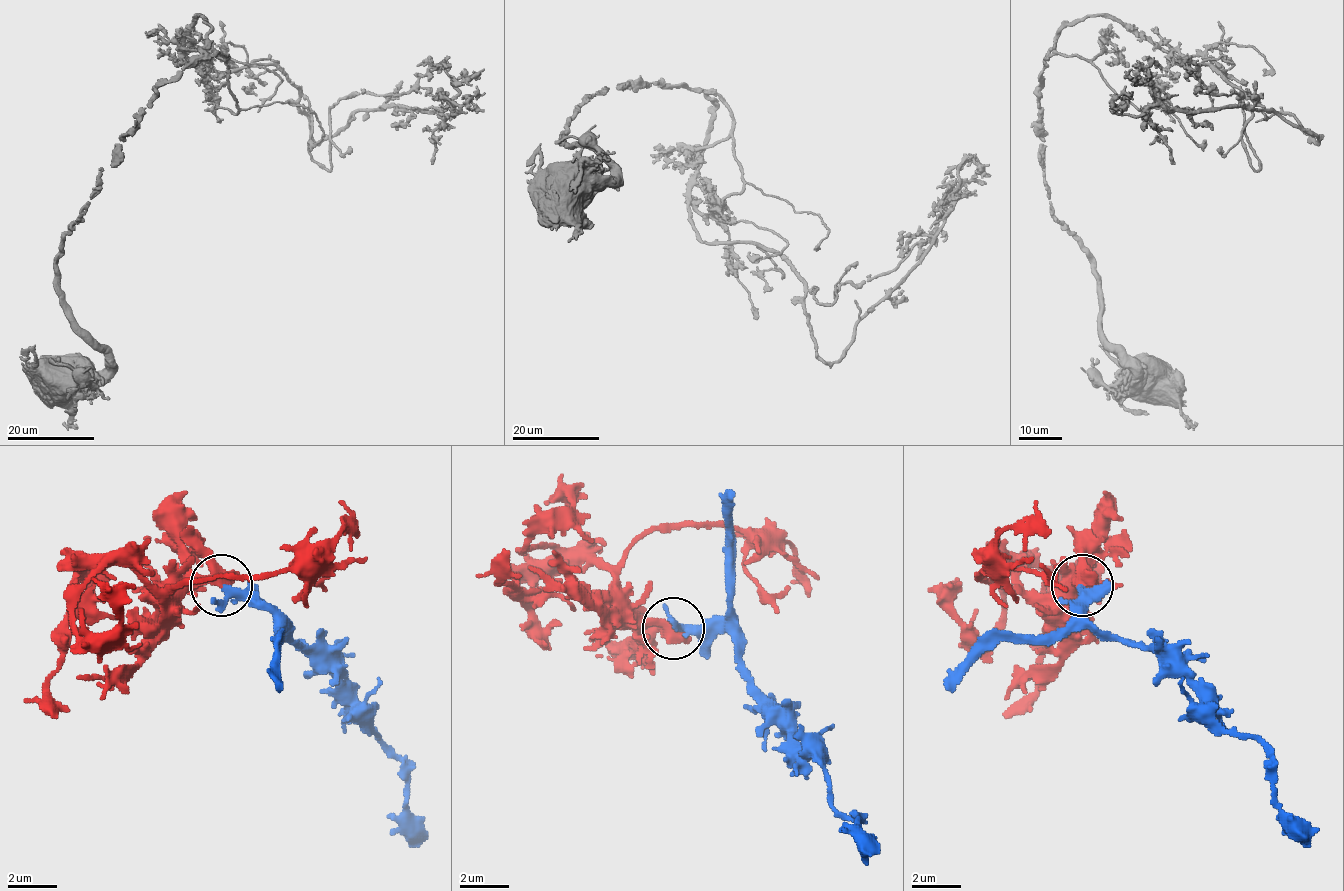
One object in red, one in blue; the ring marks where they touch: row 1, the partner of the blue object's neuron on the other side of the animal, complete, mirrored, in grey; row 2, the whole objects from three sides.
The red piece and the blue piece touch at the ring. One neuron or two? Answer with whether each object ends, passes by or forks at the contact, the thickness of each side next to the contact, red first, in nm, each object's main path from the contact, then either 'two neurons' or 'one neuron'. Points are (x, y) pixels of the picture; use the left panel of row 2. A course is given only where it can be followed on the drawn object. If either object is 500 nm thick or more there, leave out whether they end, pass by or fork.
red passes by | blue passes by | 480/260 nm | red via (219, 586), (164, 592), (219, 574), (300, 574), (343, 531), (355, 525) | blue via (219, 586), (244, 586), (281, 629), (374, 722), (404, 808), (423, 845) | one neuron

